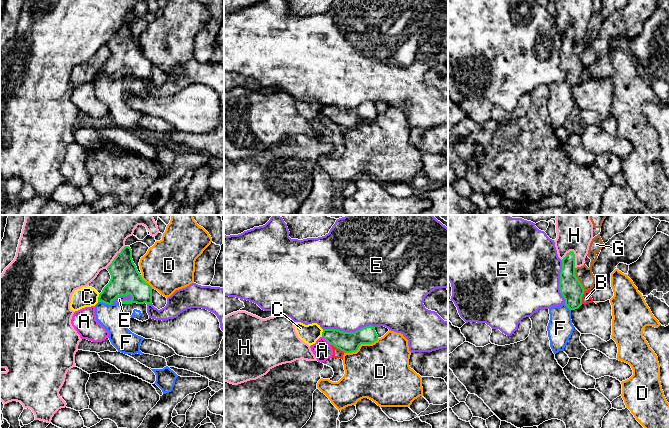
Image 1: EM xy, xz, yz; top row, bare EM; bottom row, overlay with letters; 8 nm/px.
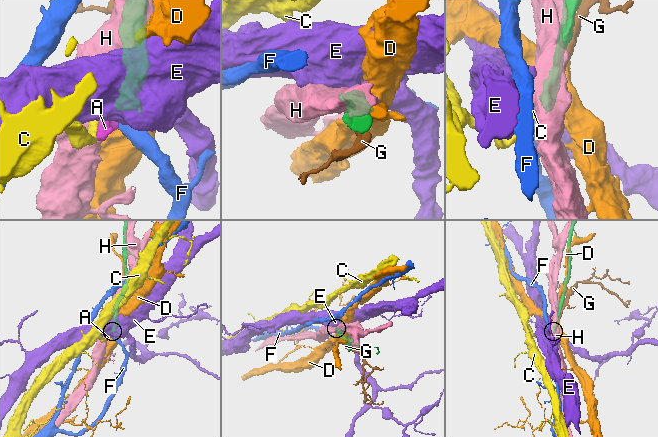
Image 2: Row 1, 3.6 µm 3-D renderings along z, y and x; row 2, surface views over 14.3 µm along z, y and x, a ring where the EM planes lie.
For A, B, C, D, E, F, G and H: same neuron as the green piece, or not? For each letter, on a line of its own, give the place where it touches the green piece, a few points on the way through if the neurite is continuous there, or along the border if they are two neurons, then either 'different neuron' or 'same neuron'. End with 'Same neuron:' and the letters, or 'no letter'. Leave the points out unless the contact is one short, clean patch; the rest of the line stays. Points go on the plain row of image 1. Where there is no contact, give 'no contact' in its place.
A: meets green in xz at (325, 115); border along xz (322, 112), (329, 120); different neuron
B: meets green in xz at (337, 124); border along xz (330, 119), (344, 128); different neuron
C: meets green in xy at (98, 74); border along xy (99, 70), (97, 77); different neuron
D: meets green in xz at (360, 120); different neuron
E: meets green in xz at (348, 108); different neuron
F: meets green in xy at (105, 79); runs through xy (125, 55), (105, 79), (105, 87), (110, 93); same neuron
G: meets green in yz at (577, 55); different neuron
H: meets green in yz at (574, 34); different neuron
Same neuron: F

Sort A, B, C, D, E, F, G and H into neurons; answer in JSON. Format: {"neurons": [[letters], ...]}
{"neurons": [["A", "B"], ["C", "G"], ["D"], ["E"], ["F"], ["H"]]}

